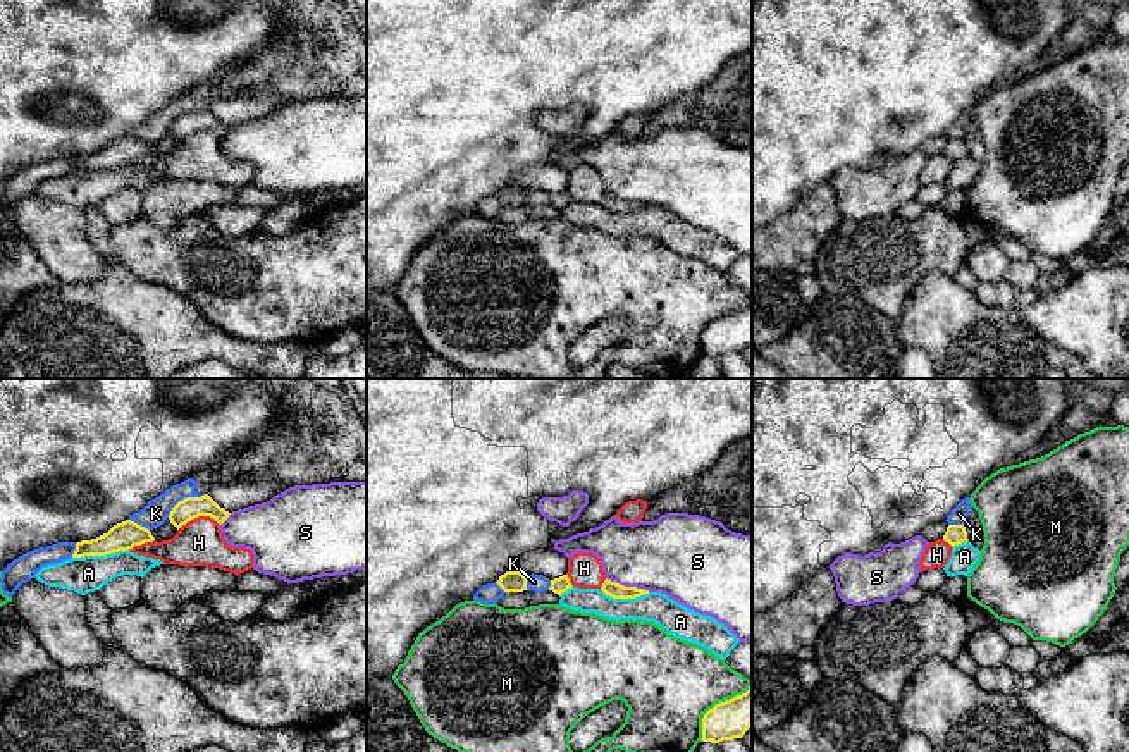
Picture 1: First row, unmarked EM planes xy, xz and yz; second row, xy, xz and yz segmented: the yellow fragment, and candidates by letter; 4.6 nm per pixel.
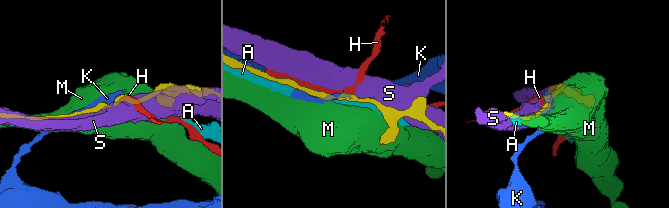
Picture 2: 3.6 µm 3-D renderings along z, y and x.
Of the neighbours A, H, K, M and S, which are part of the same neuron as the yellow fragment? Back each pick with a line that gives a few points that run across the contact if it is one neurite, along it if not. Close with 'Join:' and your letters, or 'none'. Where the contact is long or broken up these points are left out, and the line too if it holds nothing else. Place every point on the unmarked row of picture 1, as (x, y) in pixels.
Join: none

